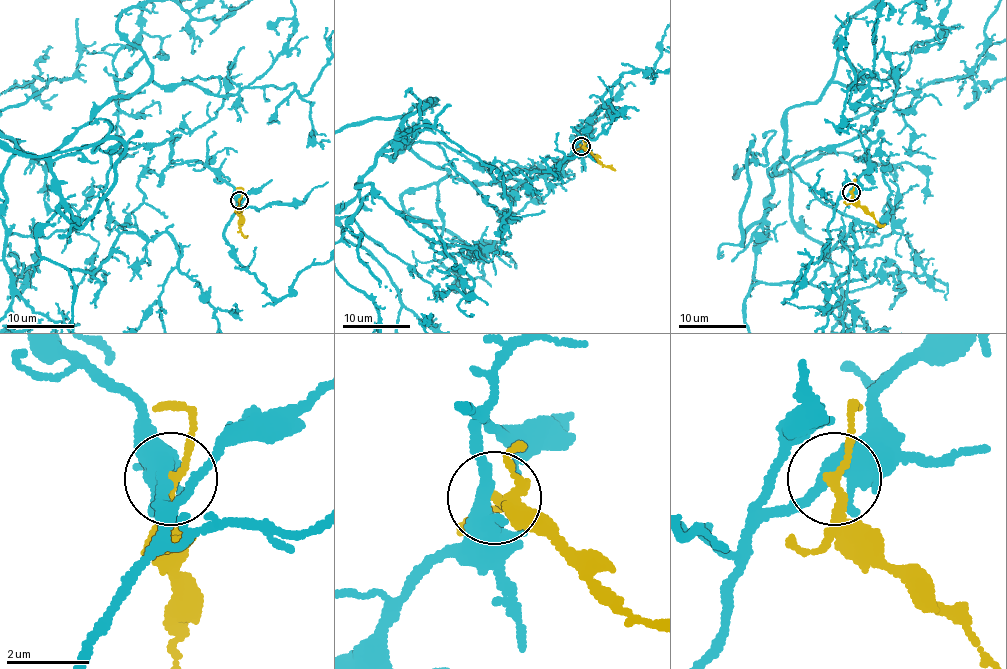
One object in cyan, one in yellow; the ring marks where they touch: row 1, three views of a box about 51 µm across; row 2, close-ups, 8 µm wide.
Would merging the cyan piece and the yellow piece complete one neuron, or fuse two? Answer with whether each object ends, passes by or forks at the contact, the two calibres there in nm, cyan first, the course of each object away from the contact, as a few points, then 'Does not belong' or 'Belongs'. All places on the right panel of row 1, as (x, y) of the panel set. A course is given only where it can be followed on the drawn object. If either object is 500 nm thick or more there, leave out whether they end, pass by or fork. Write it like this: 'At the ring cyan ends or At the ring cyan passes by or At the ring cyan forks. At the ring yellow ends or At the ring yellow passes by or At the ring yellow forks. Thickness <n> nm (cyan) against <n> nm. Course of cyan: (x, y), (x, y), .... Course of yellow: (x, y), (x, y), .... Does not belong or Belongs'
At the ring cyan forks. At the ring yellow passes by. Thickness 340 nm (cyan) against 200 nm. Course of cyan: (851, 191), (868, 164), (863, 135), (779, 158), (768, 213), (741, 245), (749, 152), (733, 178), (752, 177). Course of yellow: (851, 191), (855, 203), (885, 224). Does not belong

